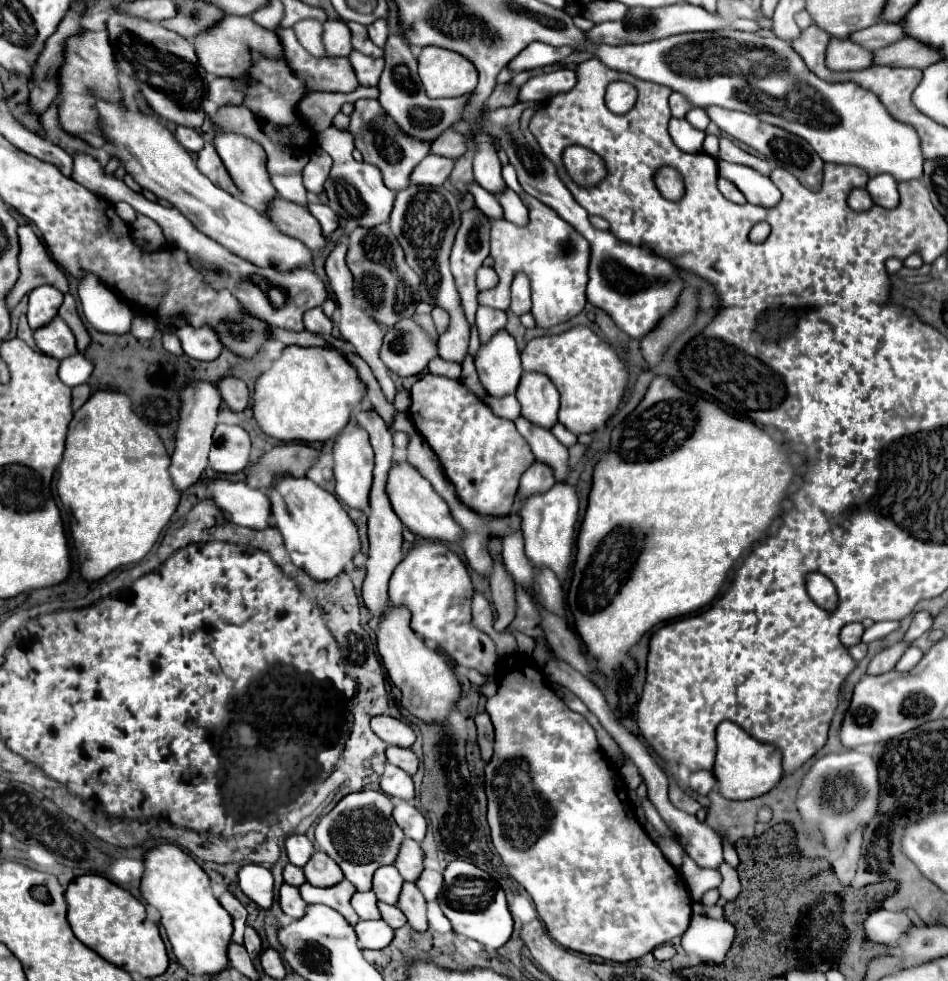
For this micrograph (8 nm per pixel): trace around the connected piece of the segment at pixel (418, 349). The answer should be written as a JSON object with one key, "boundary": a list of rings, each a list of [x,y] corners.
{"boundary":[[[400,320],[386,330],[380,358],[386,368],[400,378],[420,374],[434,356],[438,356],[436,342],[432,342],[414,320]]]}

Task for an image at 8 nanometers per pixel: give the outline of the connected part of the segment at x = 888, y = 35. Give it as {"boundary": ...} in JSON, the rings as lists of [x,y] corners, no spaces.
{"boundary":[[[876,24],[876,26],[870,26],[870,28],[864,28],[864,30],[858,30],[854,34],[848,36],[848,40],[860,44],[862,48],[866,50],[878,50],[878,48],[884,48],[896,40],[900,40],[902,30],[898,24],[892,24],[892,26],[884,26],[884,24]]]}

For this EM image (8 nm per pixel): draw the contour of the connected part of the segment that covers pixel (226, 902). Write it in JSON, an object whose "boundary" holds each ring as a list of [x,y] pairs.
{"boundary":[[[232,894],[220,896],[220,904],[222,904],[222,908],[232,916],[232,920],[234,920],[234,934],[232,934],[232,940],[234,940],[236,944],[242,944],[244,926],[246,926],[246,908],[244,908]]]}

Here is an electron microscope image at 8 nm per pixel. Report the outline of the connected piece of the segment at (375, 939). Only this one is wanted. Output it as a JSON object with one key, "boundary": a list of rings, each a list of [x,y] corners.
{"boundary":[[[384,920],[358,922],[354,926],[354,930],[356,930],[356,936],[358,936],[360,948],[380,950],[380,948],[386,948],[394,938],[394,930]]]}

